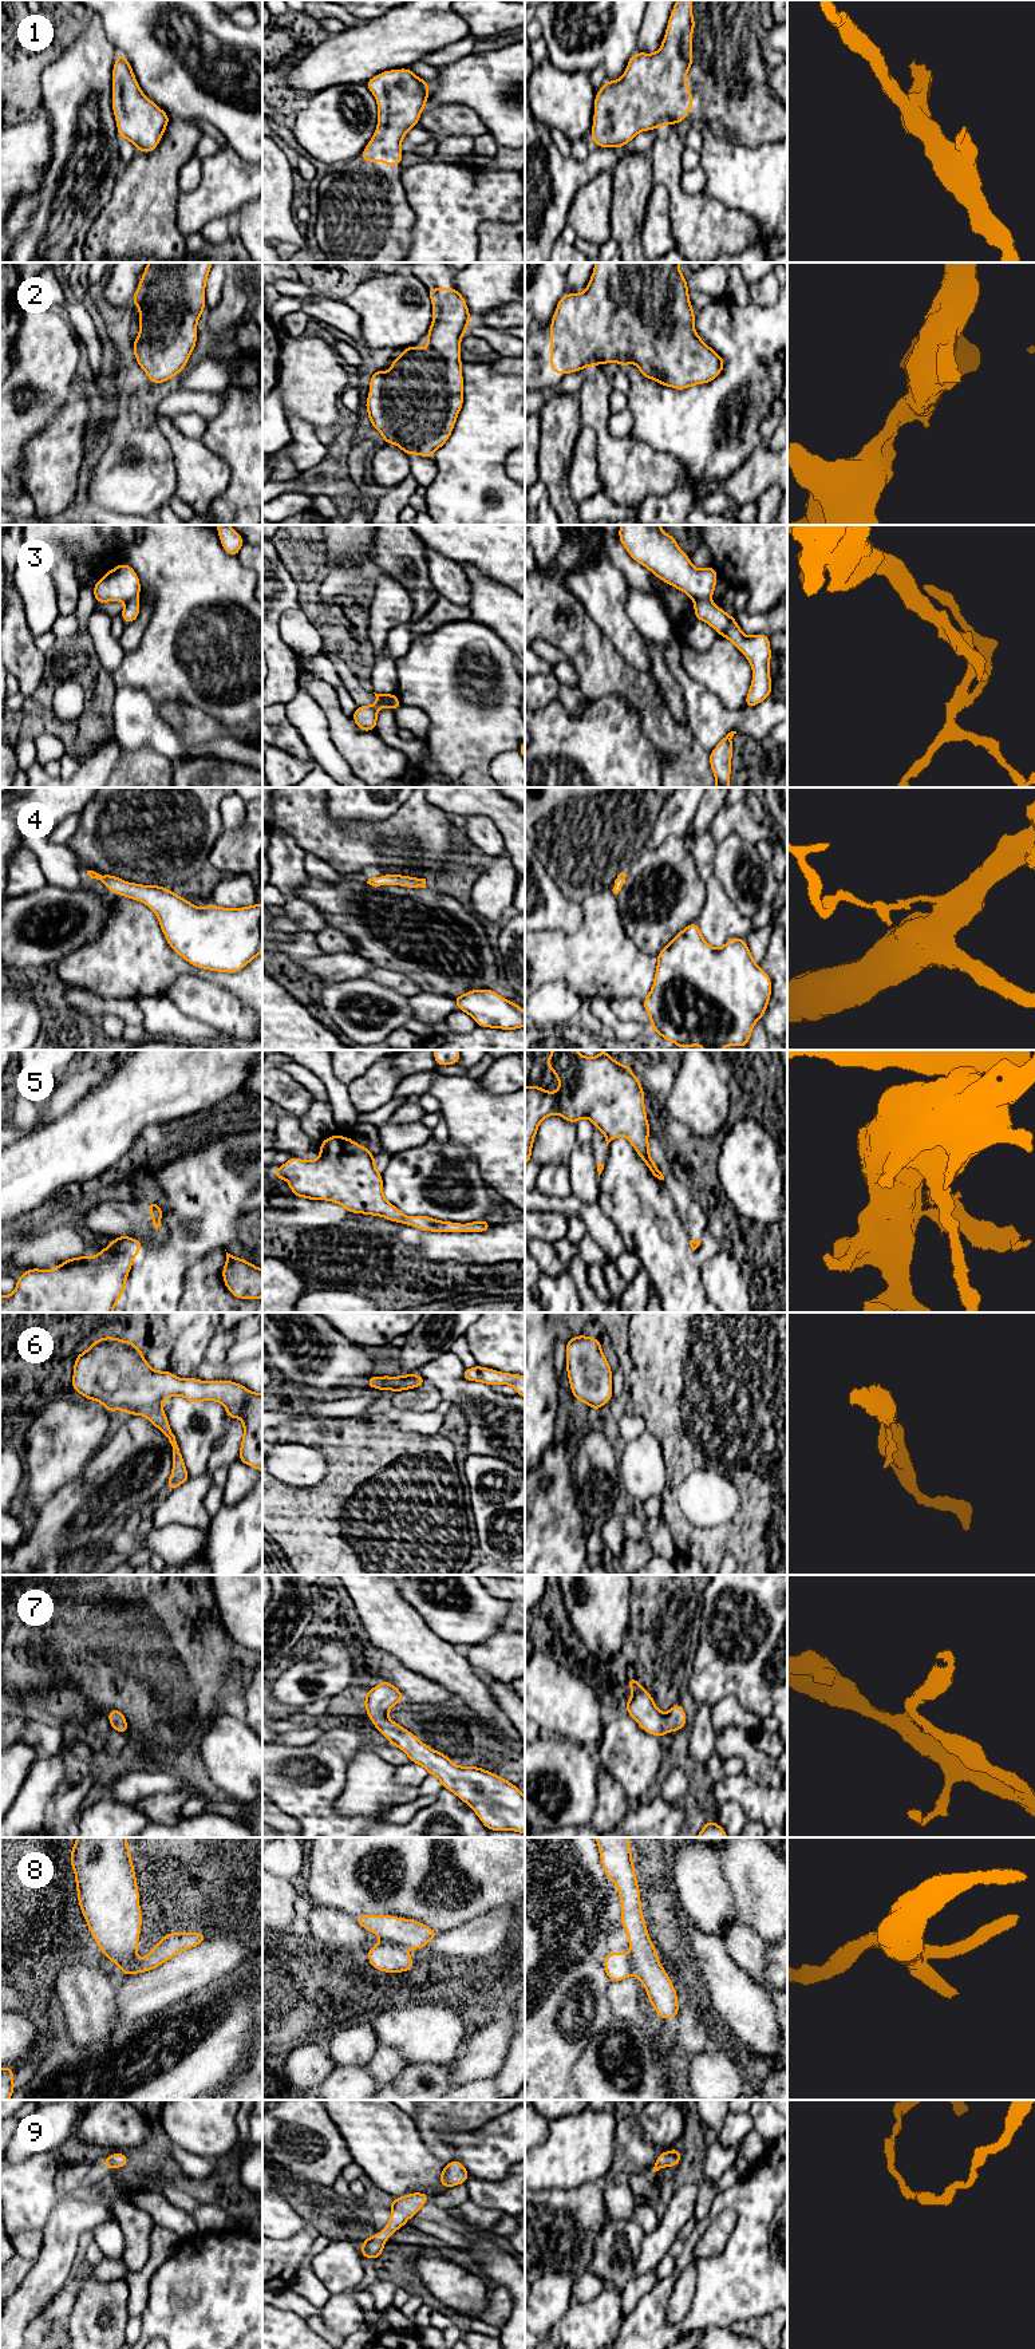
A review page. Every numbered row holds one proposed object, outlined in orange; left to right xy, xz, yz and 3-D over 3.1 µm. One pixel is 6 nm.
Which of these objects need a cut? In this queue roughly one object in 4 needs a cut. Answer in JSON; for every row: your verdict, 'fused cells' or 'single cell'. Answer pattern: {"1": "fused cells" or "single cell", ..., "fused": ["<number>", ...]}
{"1": "single cell", "2": "single cell", "3": "fused cells", "4": "single cell", "5": "fused cells", "6": "single cell", "7": "single cell", "8": "fused cells", "9": "single cell", "fused": ["3", "5", "8"]}

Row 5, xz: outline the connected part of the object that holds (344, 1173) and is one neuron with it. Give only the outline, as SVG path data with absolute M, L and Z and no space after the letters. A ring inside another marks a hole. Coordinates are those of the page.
M335 1134L320 1142L316 1160L289 1157L272 1176L287 1180L293 1196L328 1200L349 1213L380 1216L398 1223L403 1213L383 1196L383 1177L375 1161L370 1149Z

